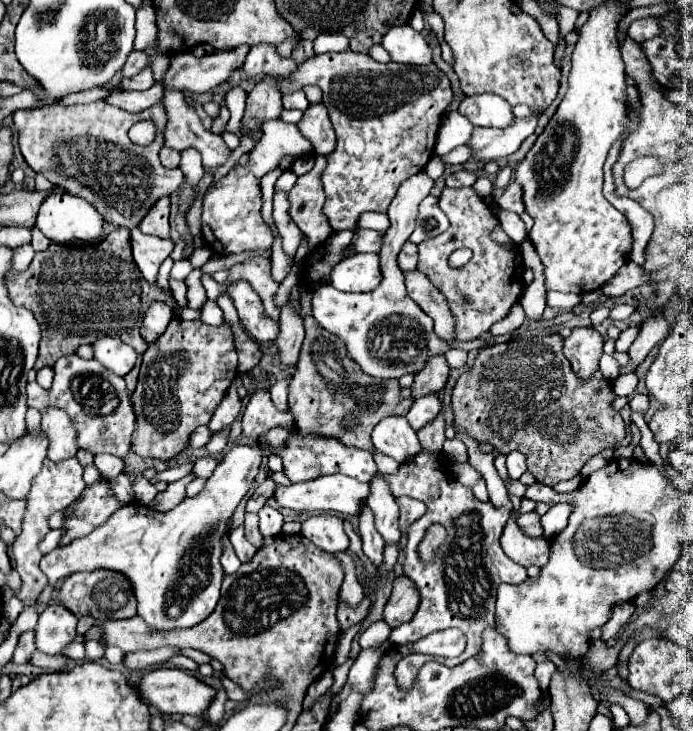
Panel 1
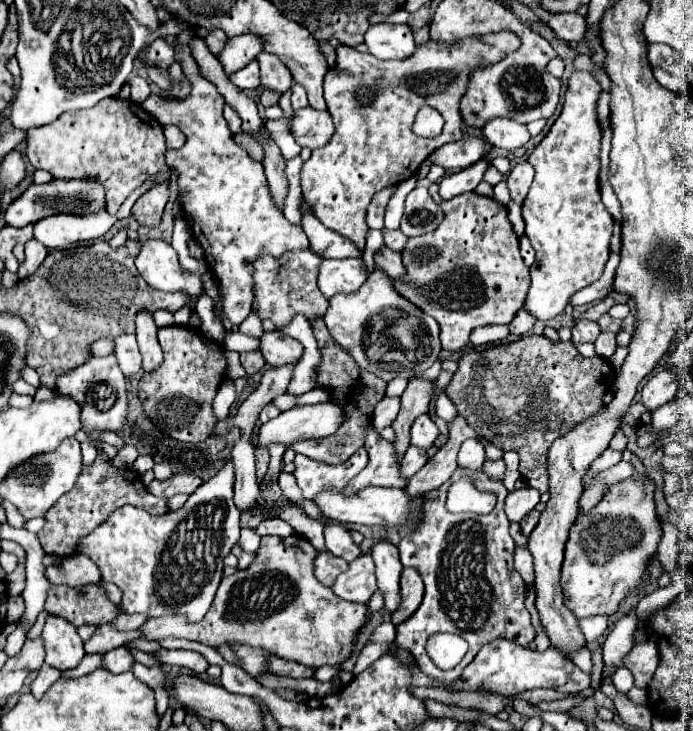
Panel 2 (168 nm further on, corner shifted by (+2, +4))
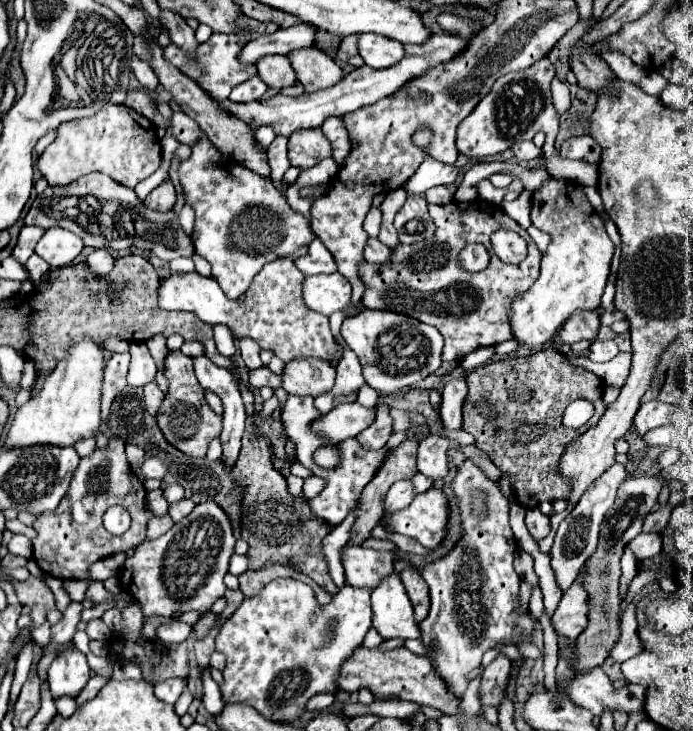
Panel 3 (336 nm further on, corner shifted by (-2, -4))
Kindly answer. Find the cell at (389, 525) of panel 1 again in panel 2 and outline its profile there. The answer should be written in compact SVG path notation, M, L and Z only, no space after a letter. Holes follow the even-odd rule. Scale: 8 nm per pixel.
M380 541L372 549L378 591L384 597L384 609L392 615L400 605L400 571L402 563L398 559L398 549L390 541Z

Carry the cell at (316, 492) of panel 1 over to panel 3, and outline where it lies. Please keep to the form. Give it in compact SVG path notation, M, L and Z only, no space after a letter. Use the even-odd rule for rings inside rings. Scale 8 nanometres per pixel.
M428 489L414 497L414 501L400 511L386 513L382 523L394 533L408 535L422 543L426 549L434 549L446 533L448 497L438 489Z

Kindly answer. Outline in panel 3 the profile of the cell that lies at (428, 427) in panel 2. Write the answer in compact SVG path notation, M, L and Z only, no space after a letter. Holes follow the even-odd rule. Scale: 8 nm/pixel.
M428 435L418 447L418 471L430 479L442 479L448 471L448 451L450 441L438 435Z

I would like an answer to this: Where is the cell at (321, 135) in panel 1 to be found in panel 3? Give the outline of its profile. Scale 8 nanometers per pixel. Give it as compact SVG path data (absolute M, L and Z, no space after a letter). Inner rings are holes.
M320 127L298 129L288 137L288 157L294 167L314 167L318 161L332 155L332 143L326 139Z

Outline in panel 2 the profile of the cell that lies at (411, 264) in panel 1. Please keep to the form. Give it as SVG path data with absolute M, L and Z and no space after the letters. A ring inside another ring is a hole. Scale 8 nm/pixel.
M386 229L384 231L384 245L388 245L390 249L394 249L394 251L402 251L402 247L406 245L406 241L408 241L408 237L402 233L402 231L398 231L398 229L394 229L394 231L390 231L390 229Z

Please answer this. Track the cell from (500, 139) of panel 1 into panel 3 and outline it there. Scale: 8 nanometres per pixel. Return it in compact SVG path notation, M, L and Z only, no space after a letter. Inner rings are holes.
M430 155L430 157L424 157L424 163L418 167L414 177L410 177L404 189L408 195L424 195L424 191L428 191L430 187L452 185L458 175L460 175L460 169L456 165L442 163Z

